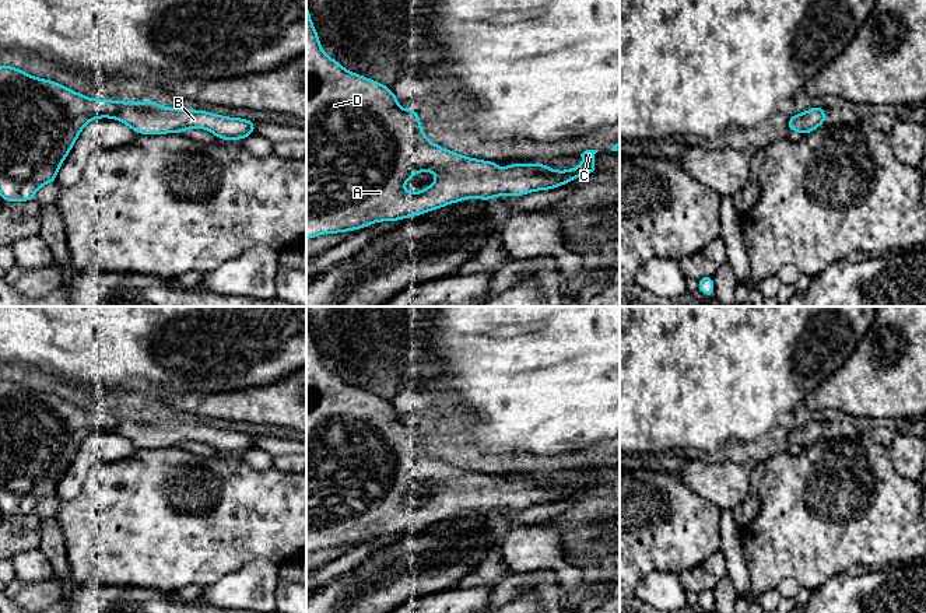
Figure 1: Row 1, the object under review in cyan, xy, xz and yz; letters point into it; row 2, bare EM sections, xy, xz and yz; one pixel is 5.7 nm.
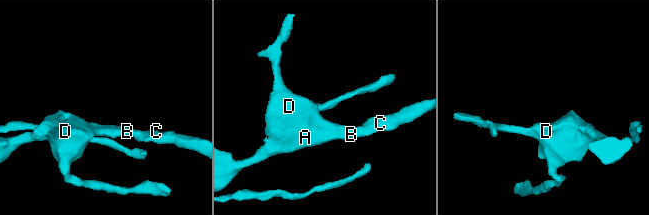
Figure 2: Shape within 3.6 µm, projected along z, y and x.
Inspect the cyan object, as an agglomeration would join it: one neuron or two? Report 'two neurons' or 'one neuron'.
one neuron

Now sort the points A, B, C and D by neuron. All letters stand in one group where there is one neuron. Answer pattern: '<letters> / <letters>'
A B C D

